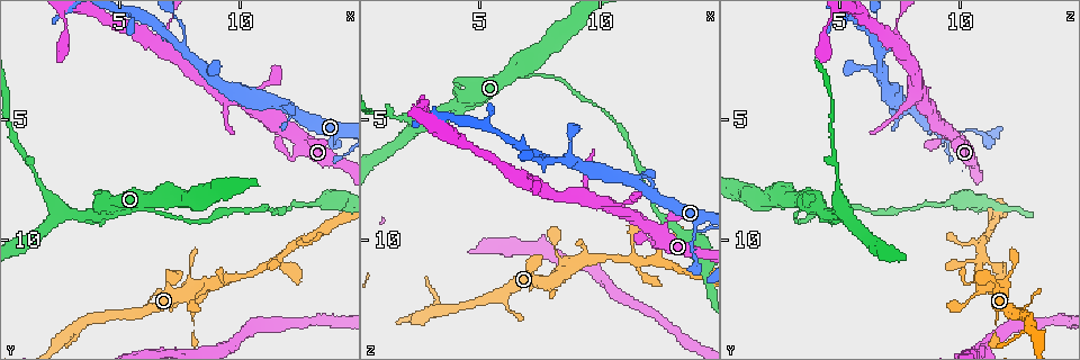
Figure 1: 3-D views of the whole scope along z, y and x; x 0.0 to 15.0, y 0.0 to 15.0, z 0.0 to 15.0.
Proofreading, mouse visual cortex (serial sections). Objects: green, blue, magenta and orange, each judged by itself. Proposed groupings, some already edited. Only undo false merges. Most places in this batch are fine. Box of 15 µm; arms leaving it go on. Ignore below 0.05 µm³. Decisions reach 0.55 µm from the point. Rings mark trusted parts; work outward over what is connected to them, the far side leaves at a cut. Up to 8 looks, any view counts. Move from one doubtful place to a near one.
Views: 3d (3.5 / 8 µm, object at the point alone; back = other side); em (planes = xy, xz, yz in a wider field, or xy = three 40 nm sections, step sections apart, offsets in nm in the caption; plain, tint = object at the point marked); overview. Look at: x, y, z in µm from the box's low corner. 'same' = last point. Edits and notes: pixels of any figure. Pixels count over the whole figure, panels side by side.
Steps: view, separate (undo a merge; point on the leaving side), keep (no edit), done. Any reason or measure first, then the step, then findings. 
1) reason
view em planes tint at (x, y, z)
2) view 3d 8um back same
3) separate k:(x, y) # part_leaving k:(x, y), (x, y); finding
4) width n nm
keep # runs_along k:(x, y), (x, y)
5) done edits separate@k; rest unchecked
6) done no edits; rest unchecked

sudden change in width
view 3d 8um at (8.1, 13.0, 11.5)

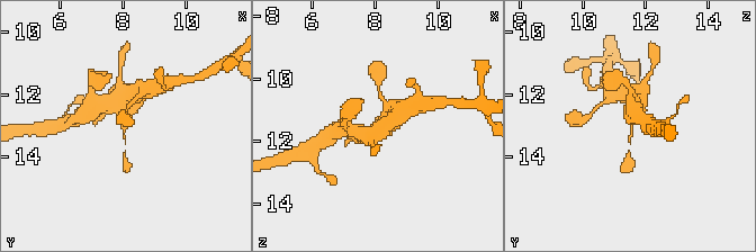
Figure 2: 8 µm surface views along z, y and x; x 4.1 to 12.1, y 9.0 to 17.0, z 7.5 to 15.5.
closer look
view 3d 3.5um at (8.0, 13.0, 11.5)

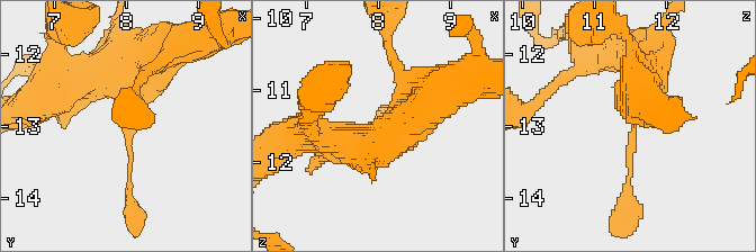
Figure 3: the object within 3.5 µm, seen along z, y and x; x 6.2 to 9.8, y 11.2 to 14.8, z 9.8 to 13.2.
need the tissue
view em xy step 3 tint same

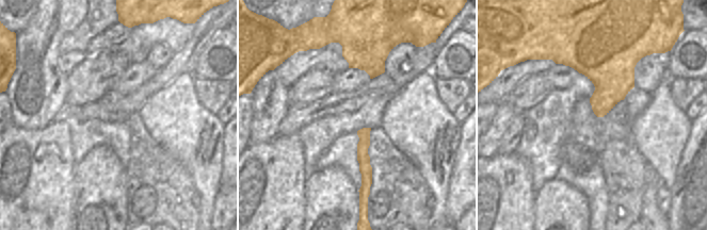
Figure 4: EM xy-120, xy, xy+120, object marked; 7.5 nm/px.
keep # runs_along 4:(365, 130), (366, 189); continuous, no second cell

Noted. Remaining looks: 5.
view 3d 8um at (7.5, 1.8, 6.5)

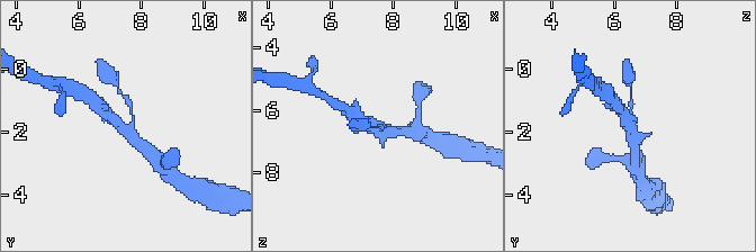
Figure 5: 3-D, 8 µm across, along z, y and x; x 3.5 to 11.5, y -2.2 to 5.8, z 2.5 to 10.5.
zoom in
view 3d 3.5um at (7.4, 2.0, 6.5)

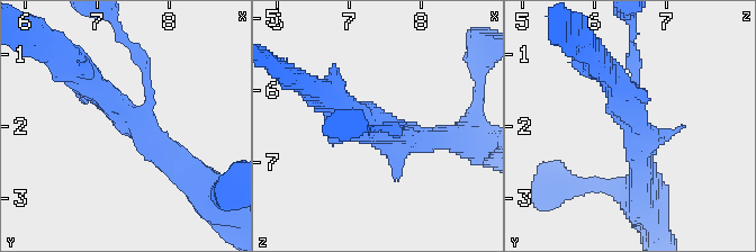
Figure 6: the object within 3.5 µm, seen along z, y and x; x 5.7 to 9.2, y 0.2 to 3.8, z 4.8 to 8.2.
view em xy step 3 tint at (7.45, 1.90, 6.55)

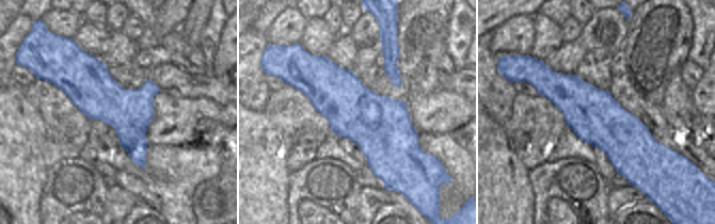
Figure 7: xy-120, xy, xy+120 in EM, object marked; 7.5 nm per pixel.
keep # runs_along 6:(189, 170), (123, 115), (79, 70); one cell here

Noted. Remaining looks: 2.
abrupt turn
view em xy step 5 tint at (4.5, 8.2, 4.1)

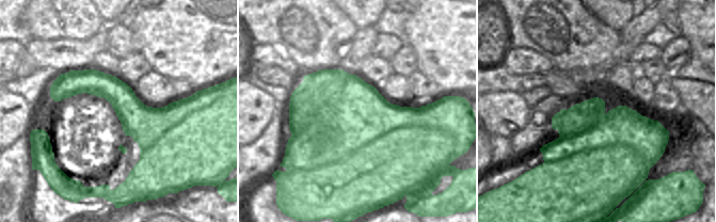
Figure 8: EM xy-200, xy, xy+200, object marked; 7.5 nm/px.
view 3d 3.5um same

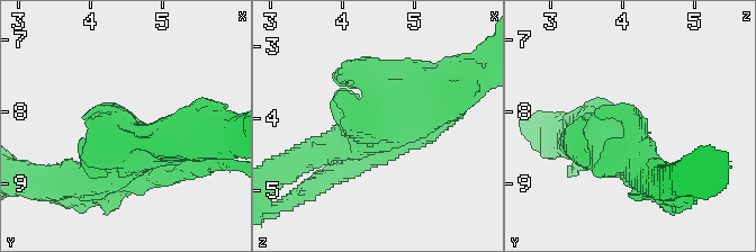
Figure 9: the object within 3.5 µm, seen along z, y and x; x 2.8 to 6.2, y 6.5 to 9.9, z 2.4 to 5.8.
width 850 nm
keep # runs_along 9:(190, 135), (87, 114); one cell here

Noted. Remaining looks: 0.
done no edits; rest unchecked

